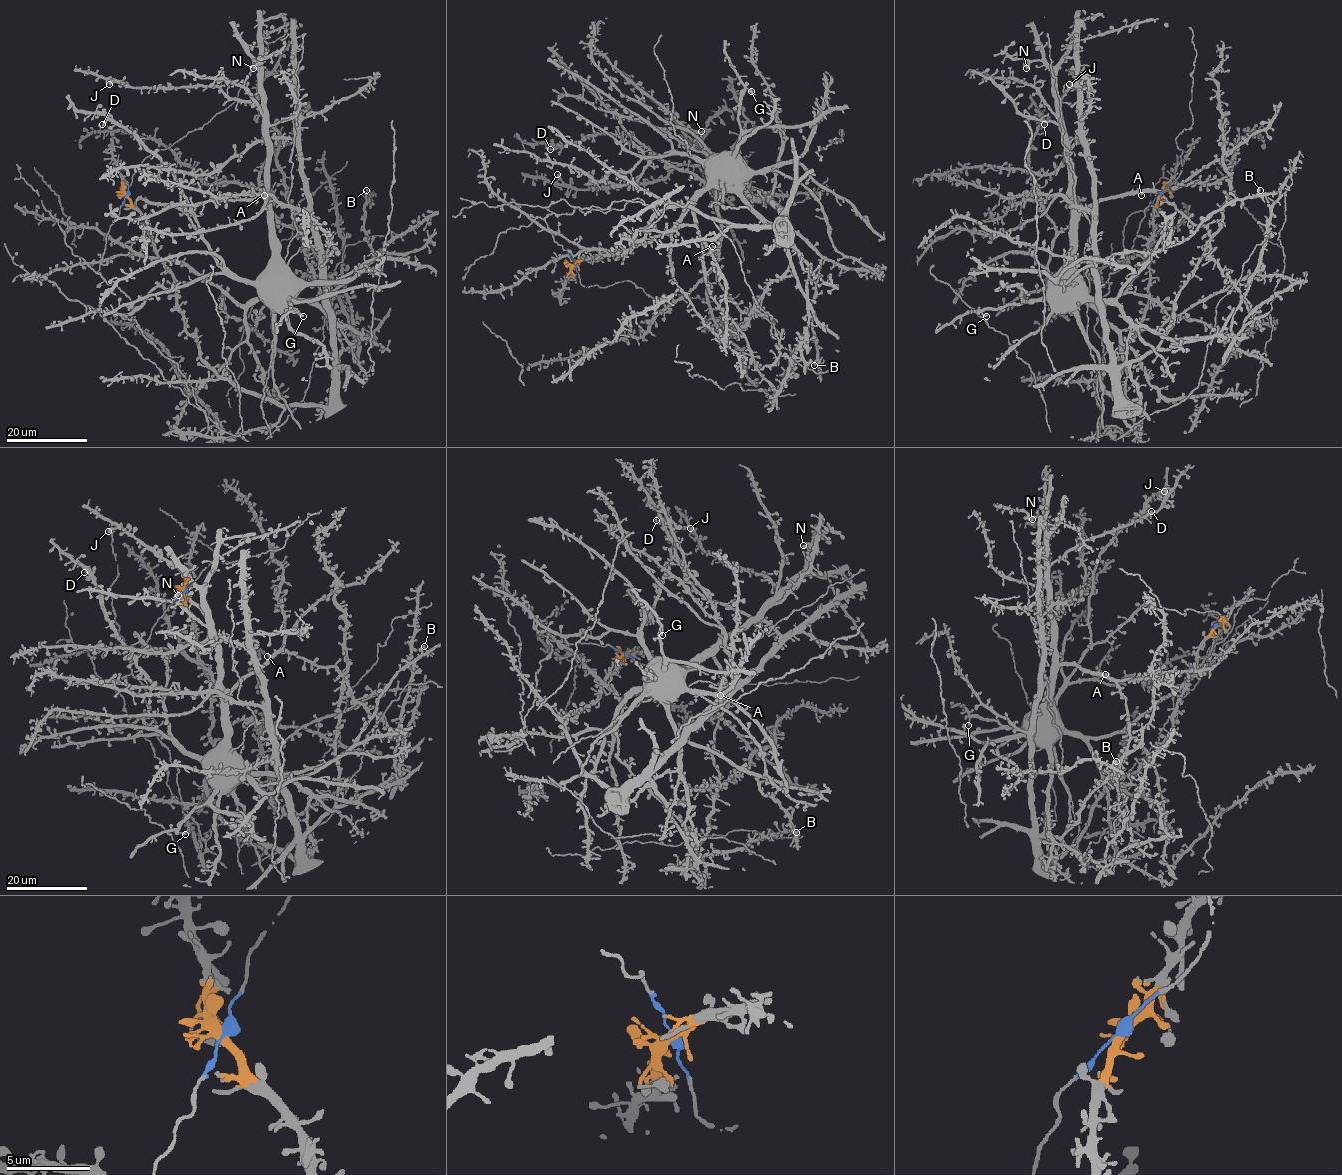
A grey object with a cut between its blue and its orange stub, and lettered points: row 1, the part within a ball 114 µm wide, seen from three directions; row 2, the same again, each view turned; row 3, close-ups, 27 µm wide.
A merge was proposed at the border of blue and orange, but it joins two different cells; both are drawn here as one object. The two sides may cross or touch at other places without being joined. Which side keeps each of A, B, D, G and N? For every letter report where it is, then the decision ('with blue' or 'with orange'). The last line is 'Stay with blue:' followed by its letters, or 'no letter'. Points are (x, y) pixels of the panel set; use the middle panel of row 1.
A: place (712, 246); with blue
B: place (814, 365); with blue
D: place (550, 149); with blue
G: place (751, 91); with blue
N: place (701, 131); with blue
Stay with blue: A, B, D, G, N

